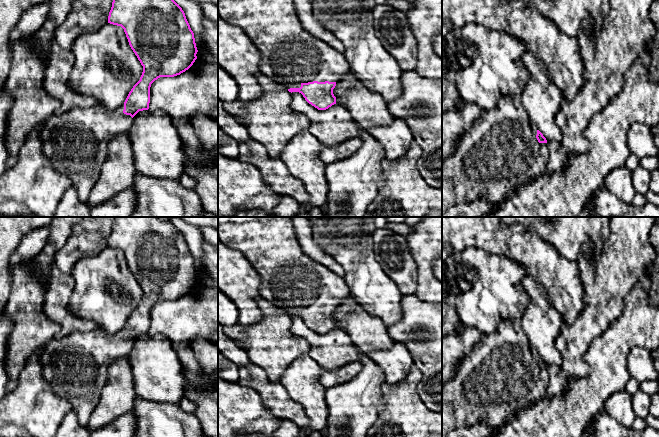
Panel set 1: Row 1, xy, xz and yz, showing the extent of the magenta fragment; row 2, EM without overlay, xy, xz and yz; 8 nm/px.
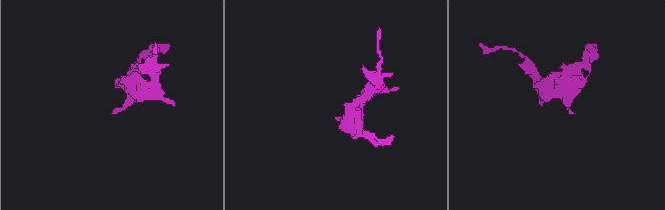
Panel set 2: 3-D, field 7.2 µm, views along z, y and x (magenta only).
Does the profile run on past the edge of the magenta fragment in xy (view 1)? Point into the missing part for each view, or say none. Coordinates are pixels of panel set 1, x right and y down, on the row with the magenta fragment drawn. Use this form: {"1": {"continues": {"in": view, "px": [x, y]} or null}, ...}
{"1": {"continues": null}}

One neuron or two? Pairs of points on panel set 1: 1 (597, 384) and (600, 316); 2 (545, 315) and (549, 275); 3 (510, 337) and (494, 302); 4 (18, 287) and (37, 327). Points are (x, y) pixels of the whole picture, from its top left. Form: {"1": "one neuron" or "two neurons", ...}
{"1": "two neurons", "2": "two neurons", "3": "two neurons", "4": "one neuron"}

